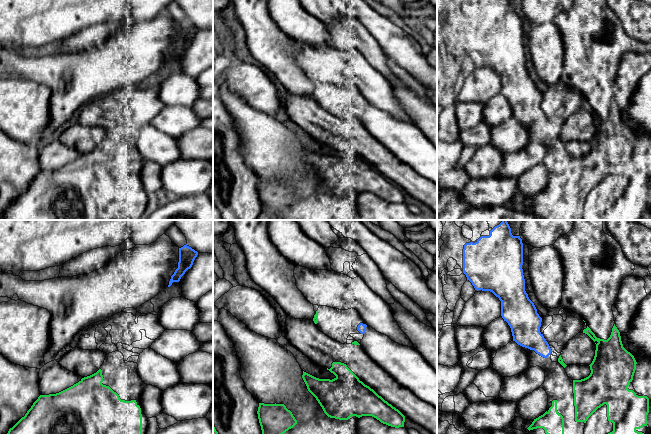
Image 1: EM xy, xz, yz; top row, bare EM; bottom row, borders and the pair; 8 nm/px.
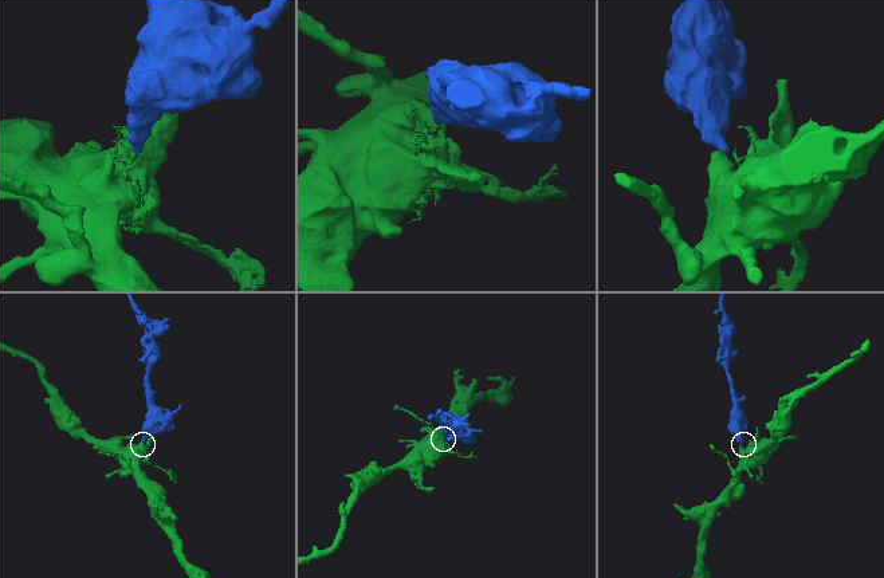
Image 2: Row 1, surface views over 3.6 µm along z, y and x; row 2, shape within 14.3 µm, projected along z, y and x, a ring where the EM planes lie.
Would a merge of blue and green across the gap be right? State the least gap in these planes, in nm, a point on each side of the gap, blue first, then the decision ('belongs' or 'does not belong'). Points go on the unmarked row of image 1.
80 nm | xz (361, 109), (356, 117) | belongs

